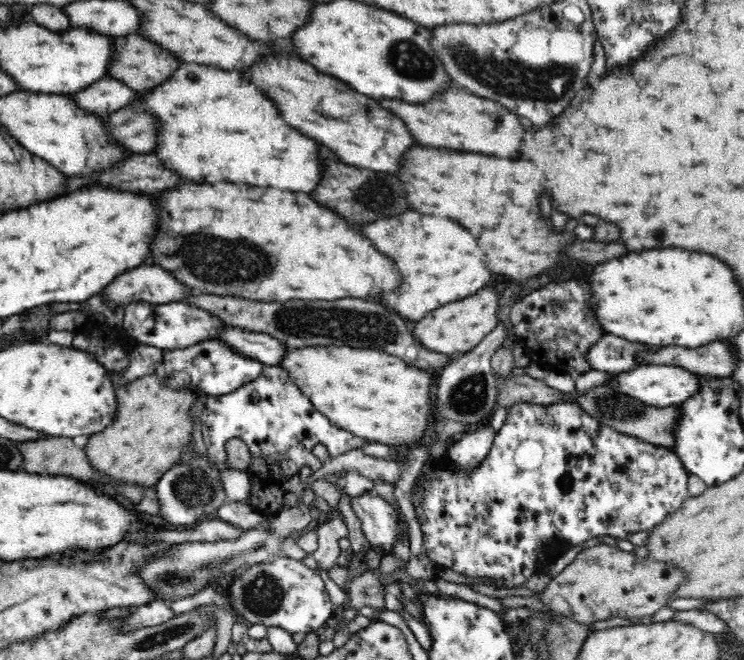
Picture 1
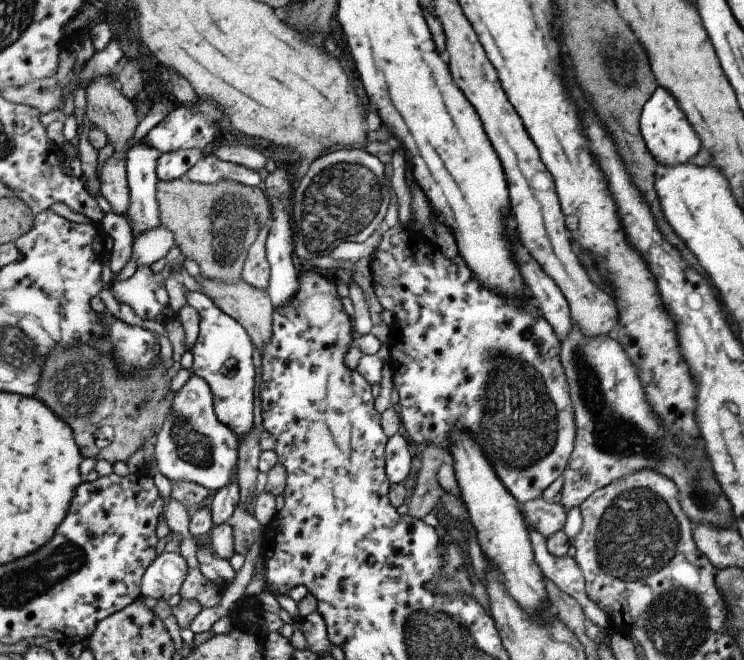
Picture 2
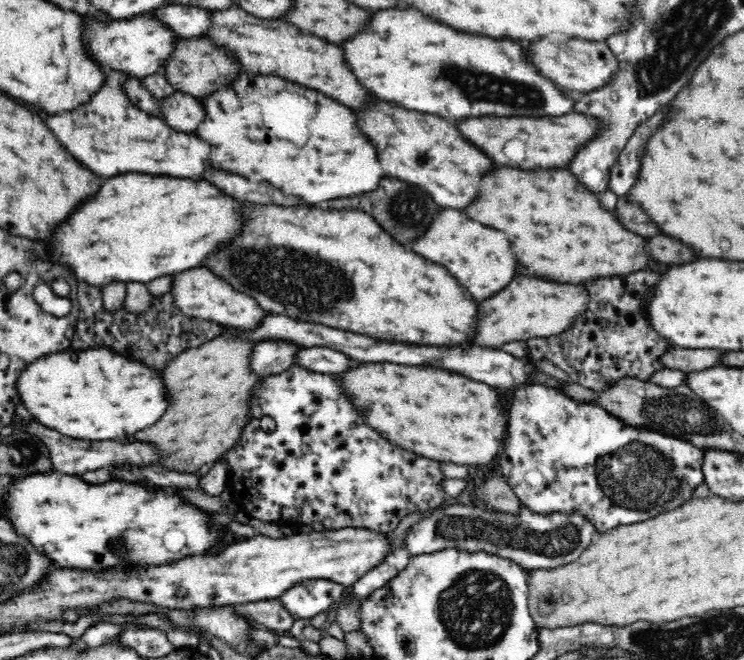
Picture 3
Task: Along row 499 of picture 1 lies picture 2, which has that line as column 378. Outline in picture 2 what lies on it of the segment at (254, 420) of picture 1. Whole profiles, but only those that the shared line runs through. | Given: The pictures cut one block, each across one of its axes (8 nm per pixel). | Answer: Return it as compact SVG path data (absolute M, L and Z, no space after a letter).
M397 220L397 224L393 228L385 228L383 238L377 246L377 250L369 256L369 270L371 270L371 284L375 290L375 296L381 304L383 310L391 312L391 324L389 324L389 334L387 334L387 352L389 352L389 370L391 370L391 378L393 378L393 394L397 394L399 404L397 404L397 412L401 418L401 432L403 436L409 440L409 444L413 448L425 450L429 446L435 446L437 450L441 448L443 454L447 456L445 460L451 460L451 436L455 432L463 432L467 434L481 450L483 458L487 460L487 464L491 466L491 472L495 472L497 480L503 484L503 488L513 496L513 500L521 506L527 504L535 498L541 498L543 490L555 482L563 470L567 468L567 460L569 454L573 450L573 440L575 440L575 416L573 416L573 408L571 408L571 396L567 394L567 380L561 368L561 360L559 360L559 350L561 350L561 340L557 338L555 330L551 328L551 324L541 316L539 308L535 306L535 302L521 294L515 300L505 298L503 294L499 294L497 290L485 288L485 284L481 284L477 280L477 276L471 272L471 268L465 264L463 256L459 256L459 252L453 258L447 258L429 238L425 238L419 228L409 228L407 224L401 224Z

